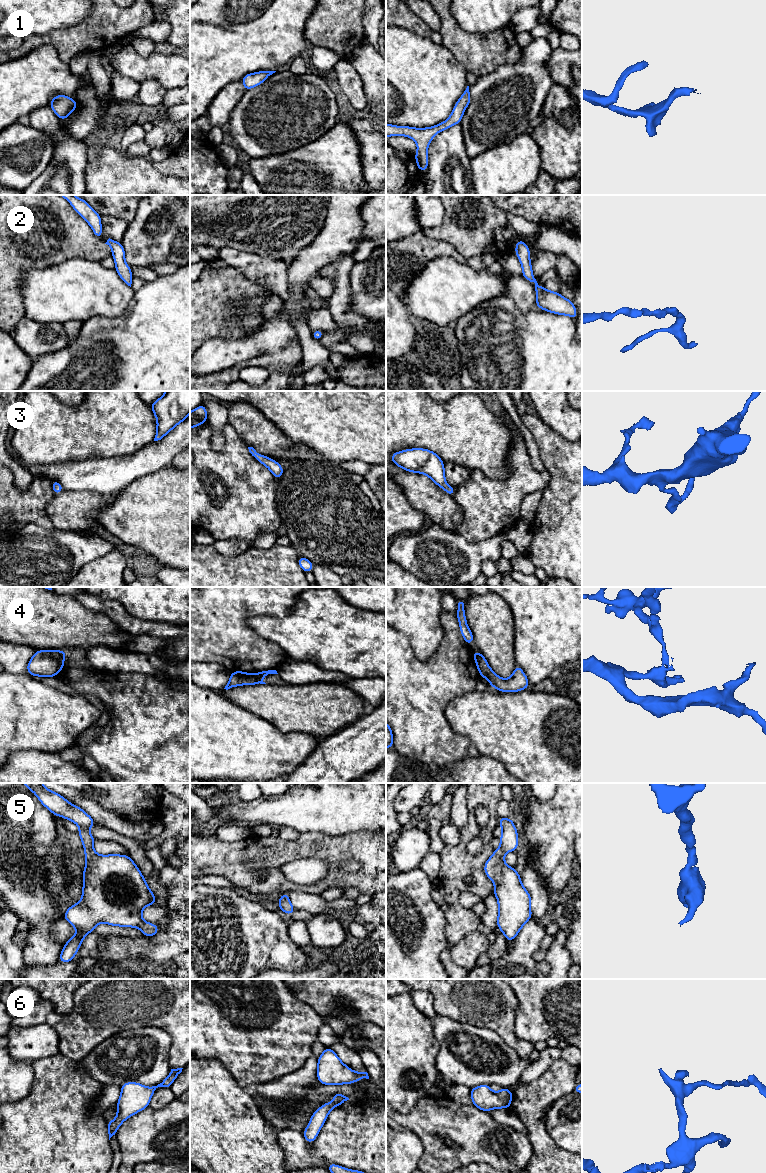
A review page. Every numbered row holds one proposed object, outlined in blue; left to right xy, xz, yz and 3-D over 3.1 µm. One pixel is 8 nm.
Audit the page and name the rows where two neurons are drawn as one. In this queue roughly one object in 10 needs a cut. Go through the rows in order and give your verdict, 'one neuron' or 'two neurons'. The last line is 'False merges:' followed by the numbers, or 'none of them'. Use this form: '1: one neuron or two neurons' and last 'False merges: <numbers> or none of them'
1: one neuron
2: one neuron
3: one neuron
4: two neurons
5: one neuron
6: one neuron
False merges: 4

